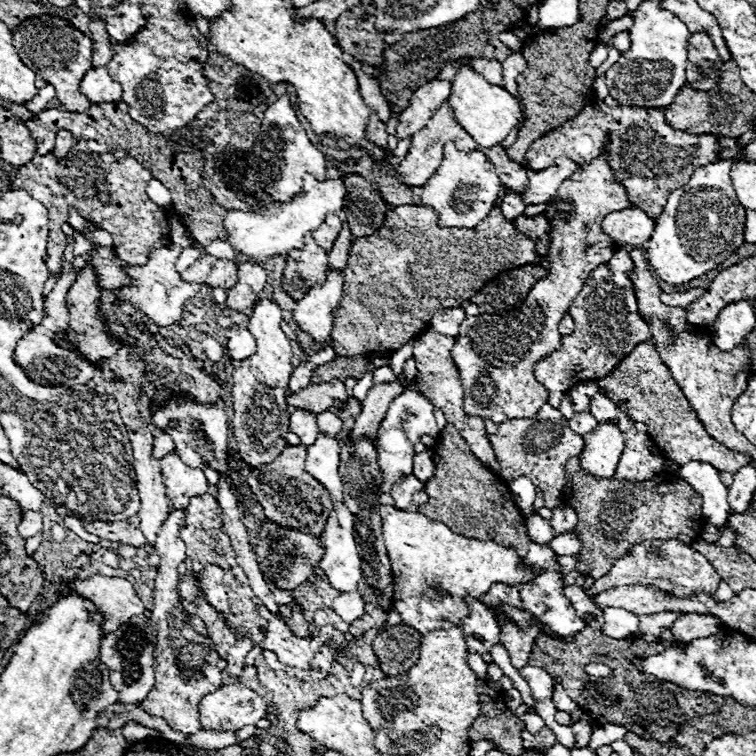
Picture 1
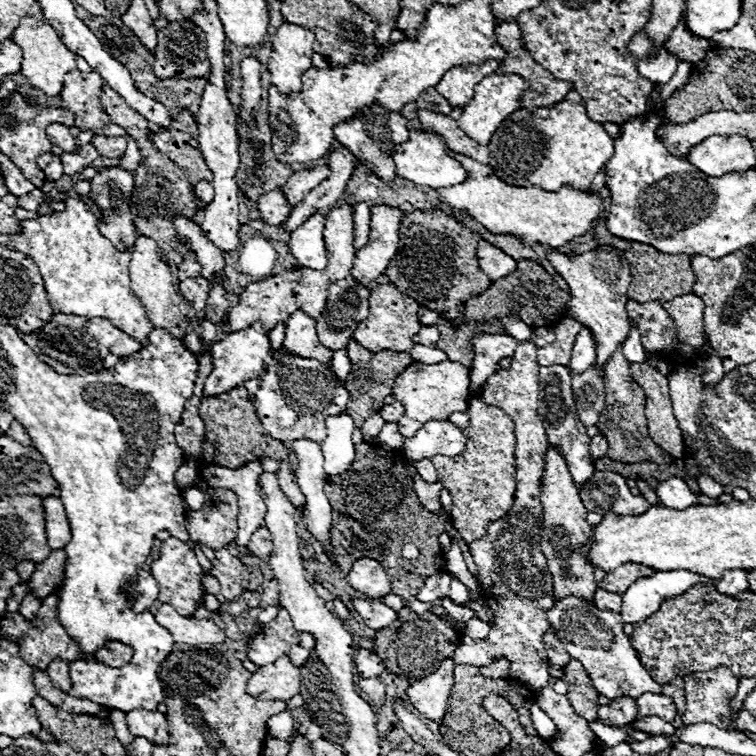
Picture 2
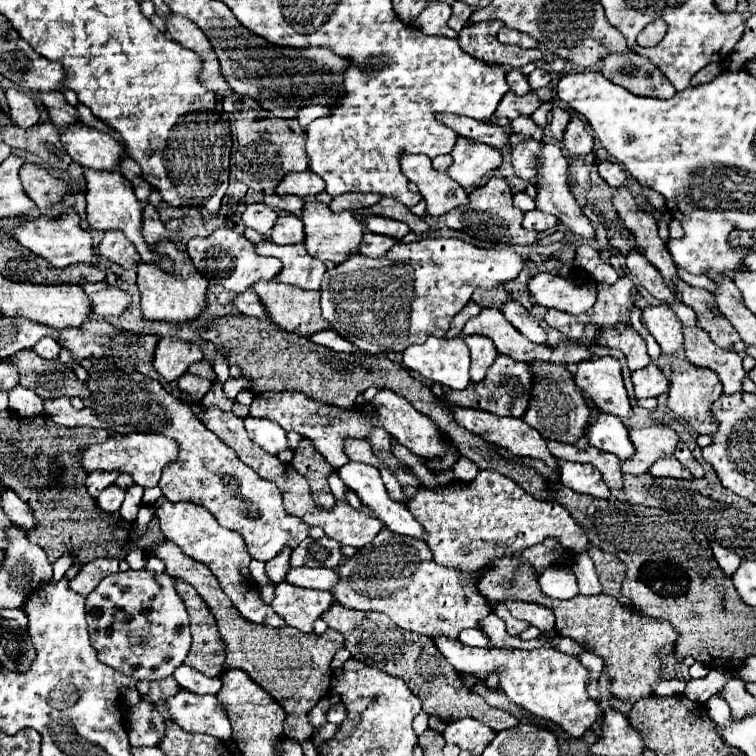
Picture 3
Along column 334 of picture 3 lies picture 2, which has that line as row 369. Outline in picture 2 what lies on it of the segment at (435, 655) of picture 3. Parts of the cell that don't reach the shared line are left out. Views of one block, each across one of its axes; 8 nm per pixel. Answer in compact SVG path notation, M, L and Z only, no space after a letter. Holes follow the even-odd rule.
M622 346L616 348L614 356L604 366L604 386L606 386L606 406L602 410L598 428L600 434L606 436L608 442L608 456L612 460L652 460L656 464L672 464L674 458L658 448L658 444L652 442L648 434L648 422L646 422L646 394L636 384L636 380L630 376L630 362L624 358Z

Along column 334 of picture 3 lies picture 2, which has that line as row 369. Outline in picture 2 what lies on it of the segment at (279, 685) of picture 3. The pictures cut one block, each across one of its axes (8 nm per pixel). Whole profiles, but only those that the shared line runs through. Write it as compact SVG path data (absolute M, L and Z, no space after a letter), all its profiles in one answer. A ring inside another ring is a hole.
M630 364L630 372L634 380L646 392L646 418L648 418L648 432L652 440L670 452L674 458L684 456L684 438L682 430L672 412L670 396L668 396L668 376L652 370L648 364Z

